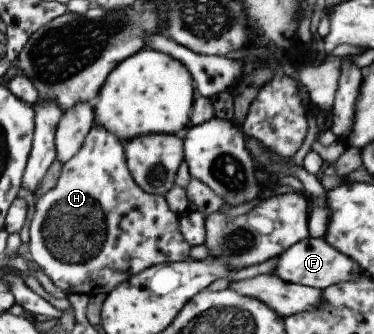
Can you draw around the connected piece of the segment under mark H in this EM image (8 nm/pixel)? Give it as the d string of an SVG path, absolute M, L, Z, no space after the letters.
M98 124L89 130L76 156L63 164L56 187L40 196L34 206L28 256L68 296L108 295L118 284L148 268L189 259L191 247L180 232L179 216L168 208L164 196L148 194L136 184L128 170L123 142Z

